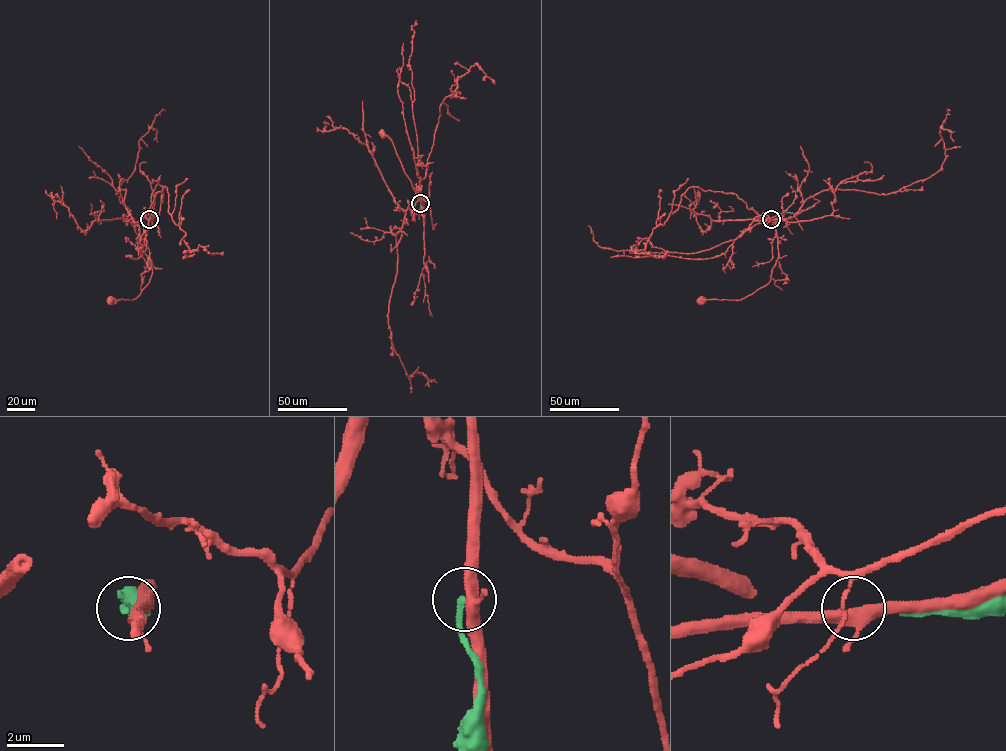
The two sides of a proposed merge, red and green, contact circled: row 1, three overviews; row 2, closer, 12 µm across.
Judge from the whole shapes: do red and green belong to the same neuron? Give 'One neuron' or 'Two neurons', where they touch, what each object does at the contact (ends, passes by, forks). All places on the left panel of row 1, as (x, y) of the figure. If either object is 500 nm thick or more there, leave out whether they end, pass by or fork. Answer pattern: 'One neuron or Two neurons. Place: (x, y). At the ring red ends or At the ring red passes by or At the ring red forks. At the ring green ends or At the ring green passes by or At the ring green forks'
Two neurons. Place: (149, 219). At the ring red forks. At the ring green ends

